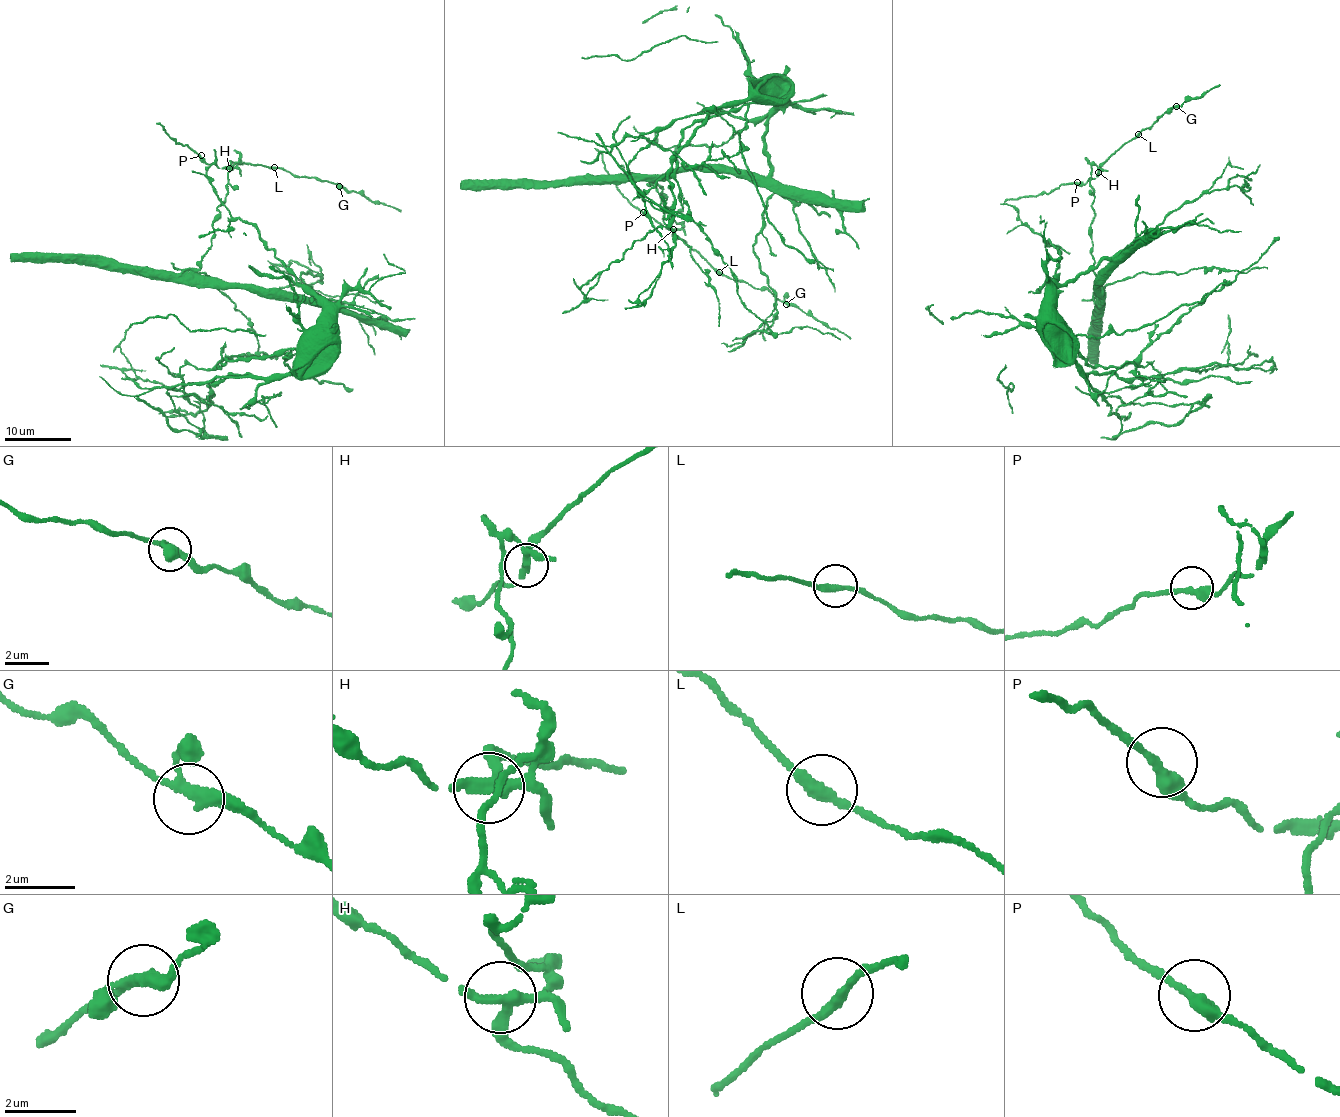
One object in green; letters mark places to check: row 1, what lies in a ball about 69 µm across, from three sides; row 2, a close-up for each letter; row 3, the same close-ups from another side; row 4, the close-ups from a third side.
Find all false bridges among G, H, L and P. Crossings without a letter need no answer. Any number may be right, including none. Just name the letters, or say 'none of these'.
H

